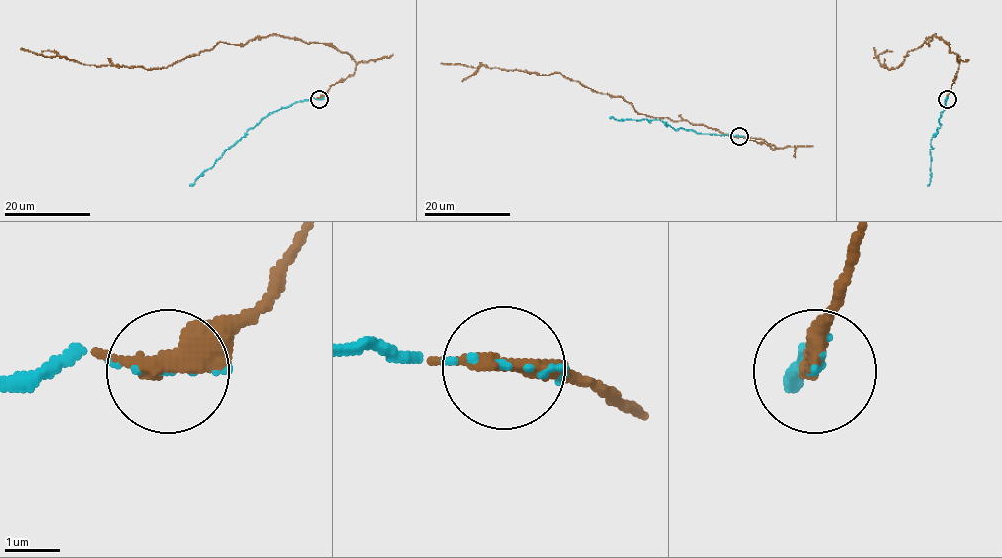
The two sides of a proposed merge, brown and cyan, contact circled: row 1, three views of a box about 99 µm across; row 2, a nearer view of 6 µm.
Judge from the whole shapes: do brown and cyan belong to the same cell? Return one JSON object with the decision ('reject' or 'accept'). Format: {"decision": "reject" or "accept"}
{"decision": "accept"}

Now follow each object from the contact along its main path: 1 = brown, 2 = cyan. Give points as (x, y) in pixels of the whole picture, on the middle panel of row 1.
1: (739, 136), (684, 120), (639, 114), (619, 96), (559, 73), (441, 63)
2: (739, 136), (674, 129), (659, 120), (609, 117)

